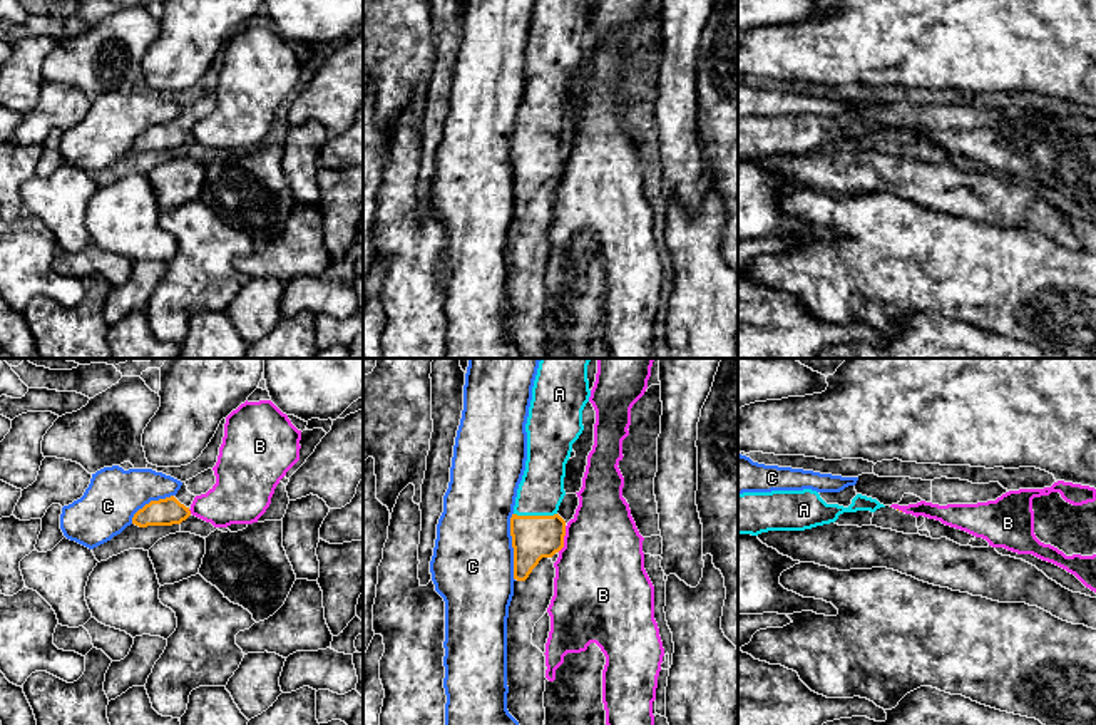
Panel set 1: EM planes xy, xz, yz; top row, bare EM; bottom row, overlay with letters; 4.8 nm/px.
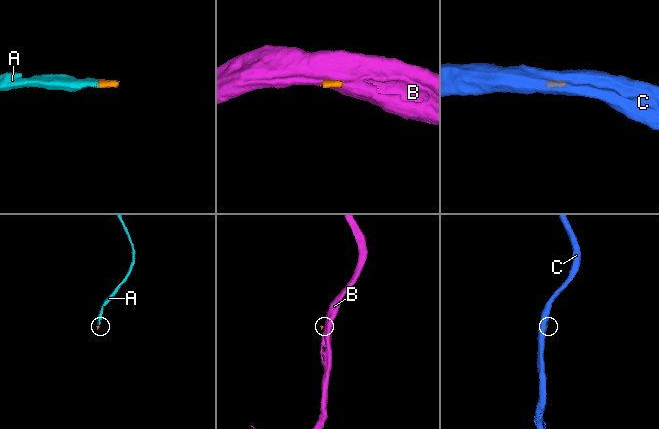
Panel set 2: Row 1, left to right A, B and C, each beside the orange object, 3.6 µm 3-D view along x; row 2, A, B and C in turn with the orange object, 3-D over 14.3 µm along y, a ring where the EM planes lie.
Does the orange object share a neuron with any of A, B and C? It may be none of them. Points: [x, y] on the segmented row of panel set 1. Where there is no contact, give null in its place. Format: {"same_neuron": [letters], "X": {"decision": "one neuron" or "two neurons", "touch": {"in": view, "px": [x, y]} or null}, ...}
{"same_neuron": ["A"], "A": {"decision": "one neuron", "touch": {"in": "xz", "px": [536, 516]}}, "B": {"decision": "two neurons", "touch": {"in": "xz", "px": [563, 539]}}, "C": {"decision": "two neurons", "touch": {"in": "xz", "px": [512, 546]}}}

